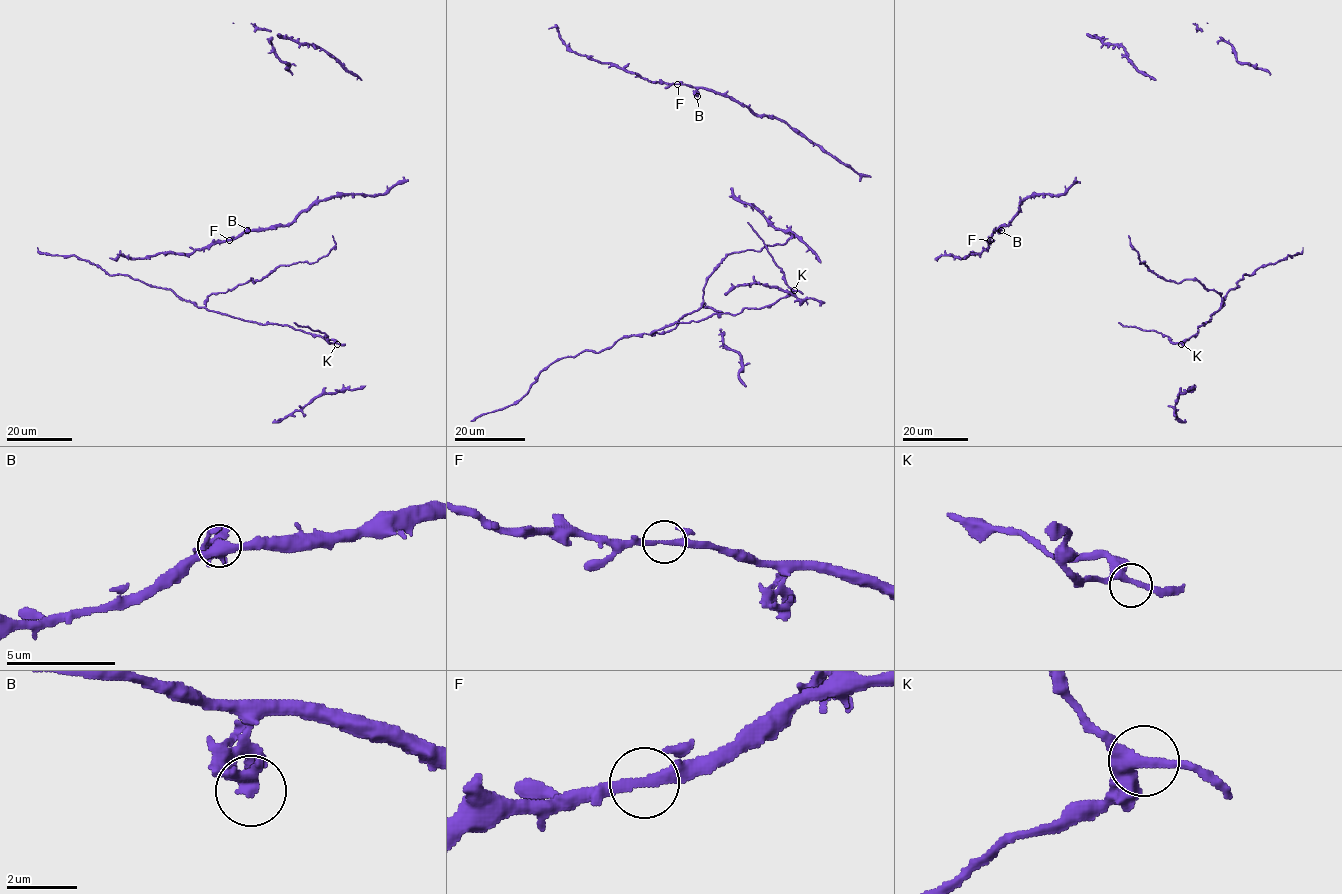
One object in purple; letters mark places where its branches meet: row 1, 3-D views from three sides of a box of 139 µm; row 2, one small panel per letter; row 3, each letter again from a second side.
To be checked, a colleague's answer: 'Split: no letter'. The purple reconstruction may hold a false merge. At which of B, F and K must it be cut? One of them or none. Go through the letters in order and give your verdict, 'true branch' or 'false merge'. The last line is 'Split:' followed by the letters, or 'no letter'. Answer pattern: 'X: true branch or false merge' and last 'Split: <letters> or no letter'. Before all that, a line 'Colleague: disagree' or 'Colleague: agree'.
Colleague: agree
B: true branch
F: true branch
K: true branch
Split: no letter

